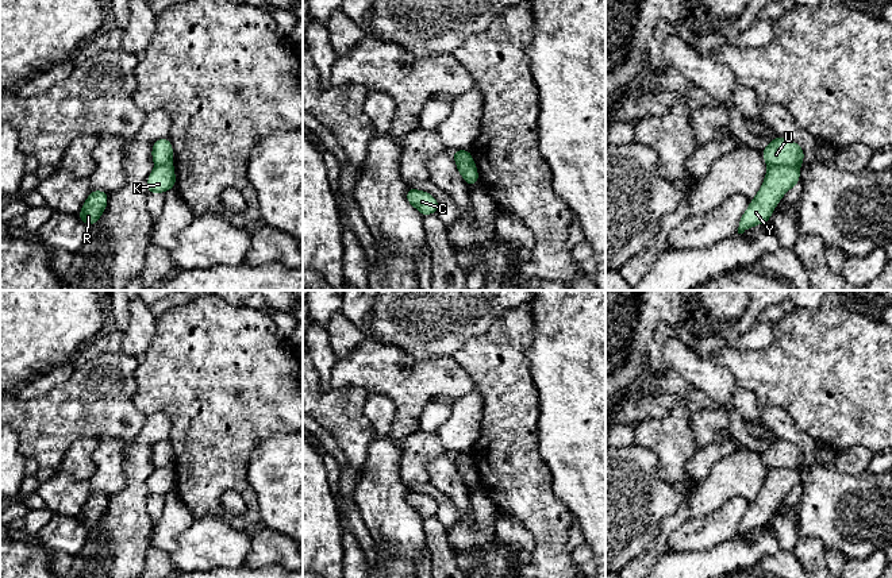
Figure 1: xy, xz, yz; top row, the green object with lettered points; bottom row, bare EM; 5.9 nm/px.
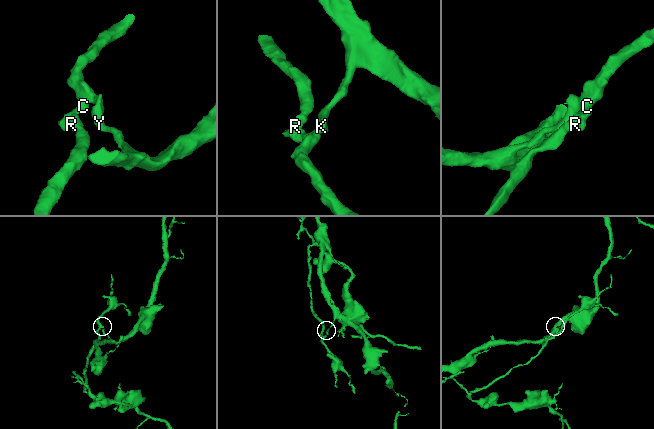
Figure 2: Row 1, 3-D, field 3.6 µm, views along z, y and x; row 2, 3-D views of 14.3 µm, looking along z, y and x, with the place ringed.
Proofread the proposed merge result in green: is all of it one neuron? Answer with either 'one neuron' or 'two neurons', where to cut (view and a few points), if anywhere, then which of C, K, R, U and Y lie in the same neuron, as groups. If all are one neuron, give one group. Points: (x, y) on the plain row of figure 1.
two neurons; cut in yz along (769, 467), (799, 469); C R U / K Y

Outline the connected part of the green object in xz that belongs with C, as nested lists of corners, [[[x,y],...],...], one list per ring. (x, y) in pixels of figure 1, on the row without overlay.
[[[408,490],[405,501],[423,519],[437,516],[439,509],[438,502],[432,497],[415,490]]]

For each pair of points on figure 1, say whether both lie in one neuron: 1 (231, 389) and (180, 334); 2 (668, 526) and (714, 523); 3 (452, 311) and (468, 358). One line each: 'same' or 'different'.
1: same
2: different
3: different

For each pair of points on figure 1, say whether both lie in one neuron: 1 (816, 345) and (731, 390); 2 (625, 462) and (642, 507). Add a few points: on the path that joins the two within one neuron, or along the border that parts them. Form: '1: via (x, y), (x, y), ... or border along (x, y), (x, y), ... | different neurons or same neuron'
1: border along (718, 363), (754, 395), (760, 407) | different neurons
2: via (625, 473), (625, 489), (631, 496) | same neuron

